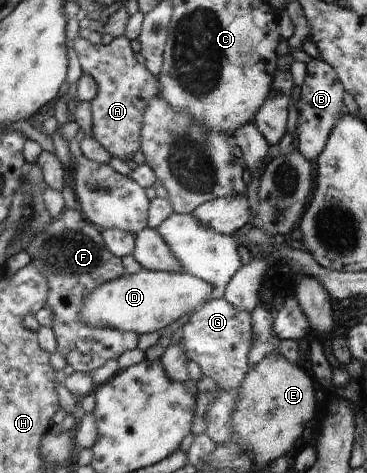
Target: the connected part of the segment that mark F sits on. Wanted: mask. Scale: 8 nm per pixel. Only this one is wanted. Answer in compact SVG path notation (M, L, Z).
M65 206L43 230L35 233L34 242L30 242L24 250L31 257L31 263L50 282L48 308L53 311L51 328L57 341L57 351L76 372L89 373L106 363L106 360L116 360L125 351L137 347L139 335L136 332L121 332L108 327L91 328L81 322L81 297L89 295L97 285L125 273L121 258L108 251L103 235L82 212Z

